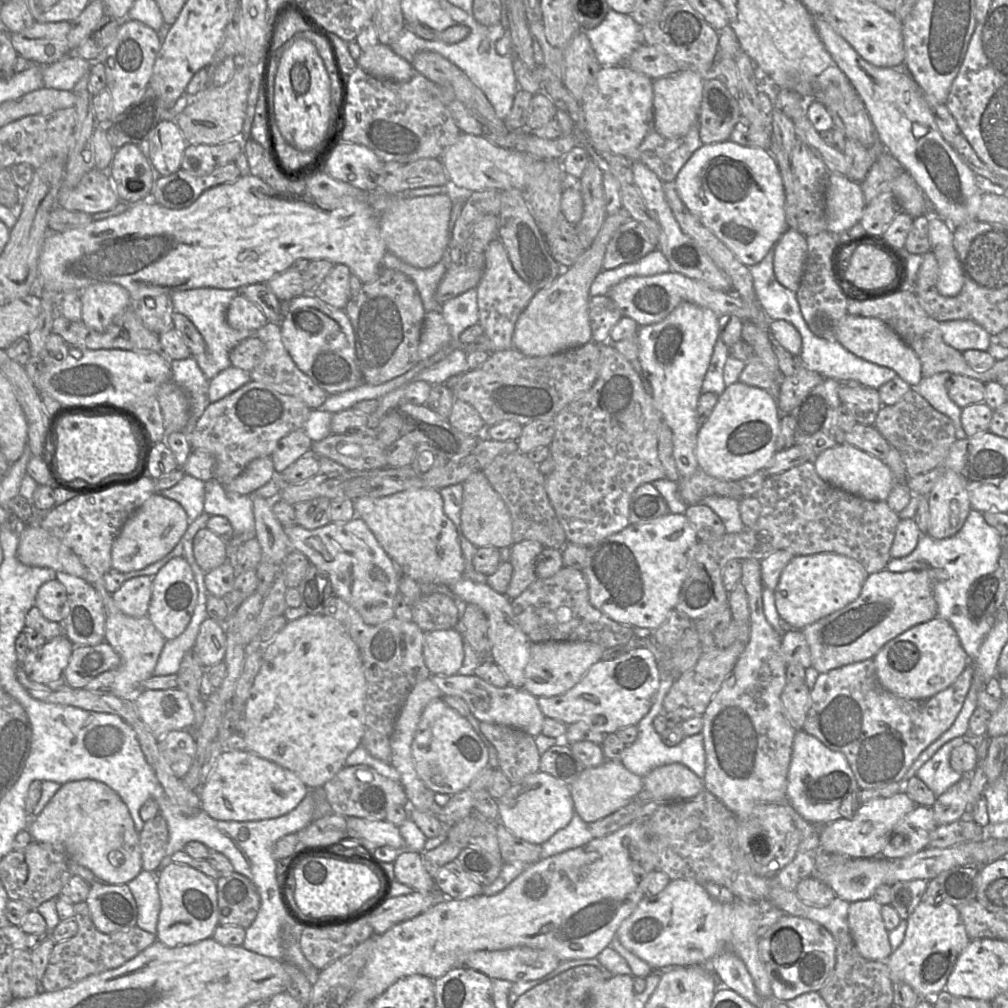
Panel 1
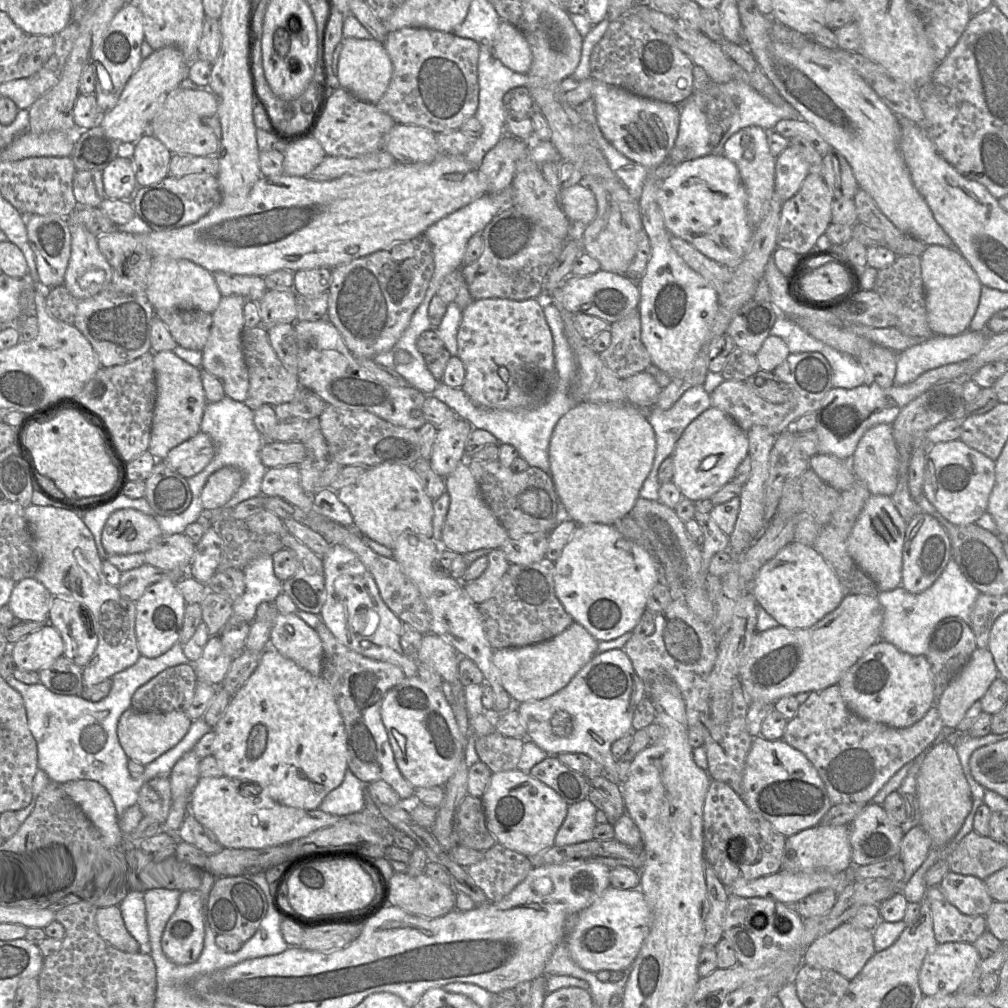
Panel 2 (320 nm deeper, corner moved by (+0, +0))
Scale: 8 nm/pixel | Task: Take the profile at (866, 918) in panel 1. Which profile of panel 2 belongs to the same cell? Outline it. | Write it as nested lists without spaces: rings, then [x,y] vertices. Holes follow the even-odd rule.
[[[847,922],[809,945],[804,951],[803,964],[833,970],[851,981],[875,953],[873,930],[857,928]]]

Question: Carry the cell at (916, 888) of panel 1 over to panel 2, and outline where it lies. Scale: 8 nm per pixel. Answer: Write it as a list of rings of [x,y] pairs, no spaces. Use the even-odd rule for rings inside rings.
[[[939,886],[928,887],[924,899],[930,905],[934,936],[938,944],[948,942],[973,944],[987,931],[984,916],[961,913],[945,898]]]

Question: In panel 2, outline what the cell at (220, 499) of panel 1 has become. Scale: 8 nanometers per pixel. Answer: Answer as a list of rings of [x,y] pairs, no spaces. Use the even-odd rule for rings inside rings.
[[[265,555],[250,562],[244,569],[245,591],[233,603],[233,614],[248,623],[254,621],[256,608],[262,602],[274,603],[282,593],[282,583],[275,577],[272,557]]]

